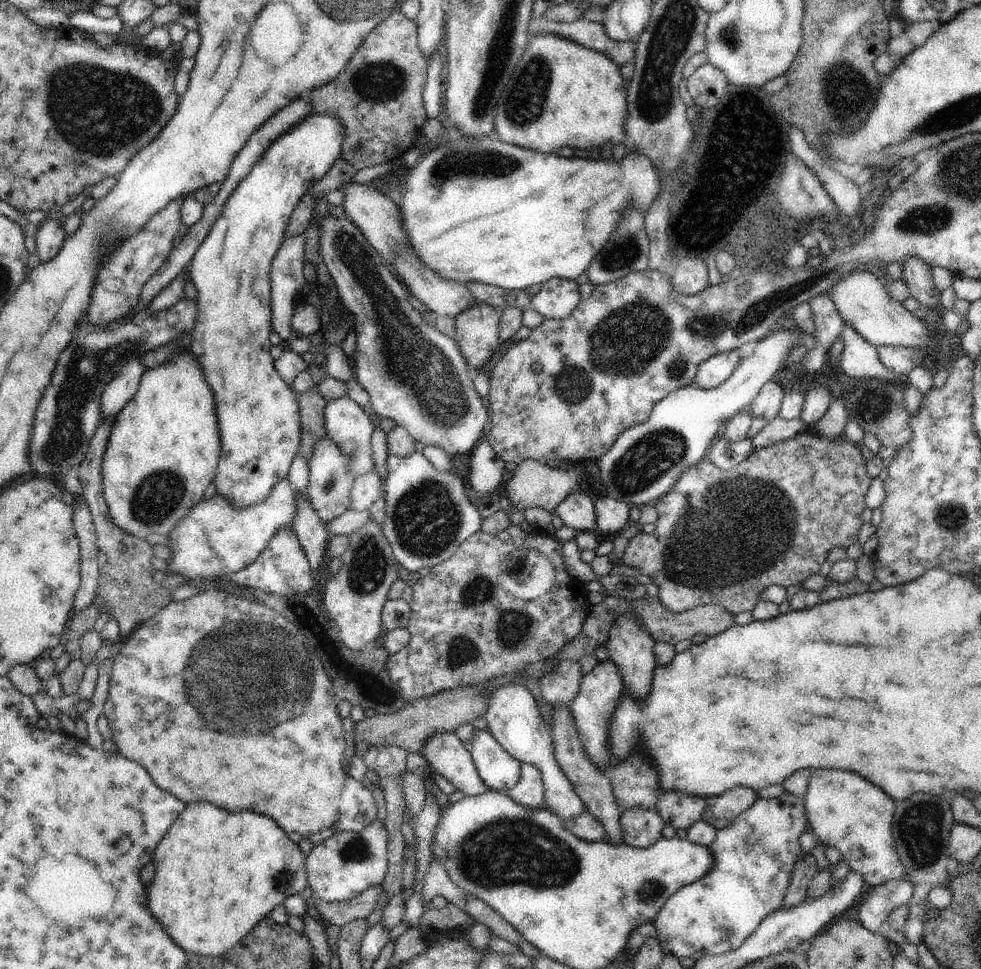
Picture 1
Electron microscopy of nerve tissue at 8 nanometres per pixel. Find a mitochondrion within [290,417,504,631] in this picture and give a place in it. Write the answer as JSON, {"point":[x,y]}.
{"point":[427,518]}

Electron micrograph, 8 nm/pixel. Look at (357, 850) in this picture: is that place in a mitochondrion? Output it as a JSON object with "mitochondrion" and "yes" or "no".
{"mitochondrion":"yes"}

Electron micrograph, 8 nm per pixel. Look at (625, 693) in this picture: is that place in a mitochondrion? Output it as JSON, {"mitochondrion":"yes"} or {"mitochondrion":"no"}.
{"mitochondrion":"no"}

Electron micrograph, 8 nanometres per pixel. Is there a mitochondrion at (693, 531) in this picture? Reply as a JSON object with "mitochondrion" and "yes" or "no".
{"mitochondrion":"yes"}

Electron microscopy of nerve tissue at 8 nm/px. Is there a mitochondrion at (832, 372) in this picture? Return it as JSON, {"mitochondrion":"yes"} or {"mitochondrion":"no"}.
{"mitochondrion":"no"}

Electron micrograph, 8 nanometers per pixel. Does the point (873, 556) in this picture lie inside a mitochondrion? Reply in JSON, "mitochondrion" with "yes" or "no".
{"mitochondrion":"no"}

